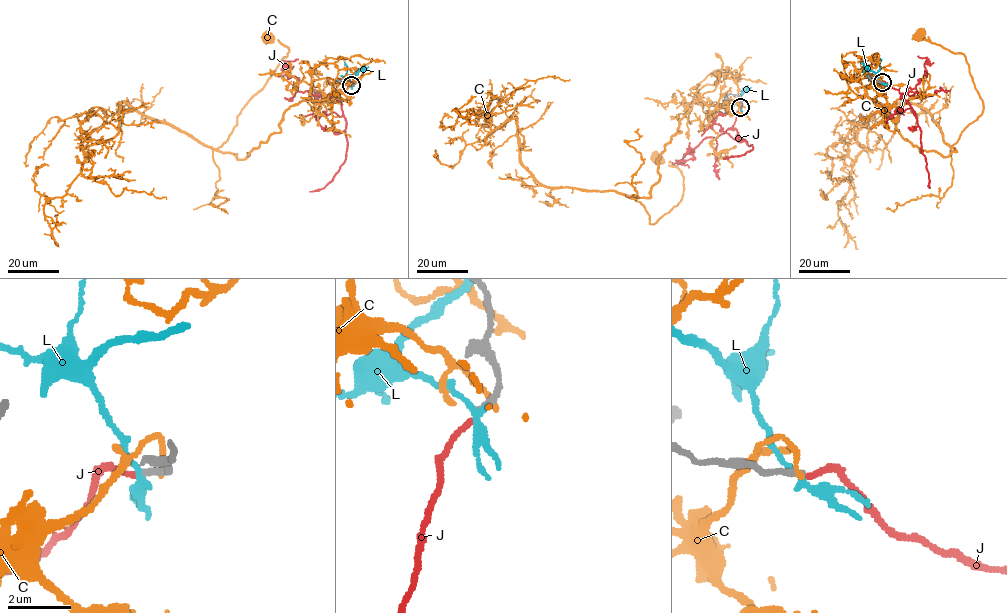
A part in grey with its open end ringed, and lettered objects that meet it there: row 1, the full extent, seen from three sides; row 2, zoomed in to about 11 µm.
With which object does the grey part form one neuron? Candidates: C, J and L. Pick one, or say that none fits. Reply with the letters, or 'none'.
J

